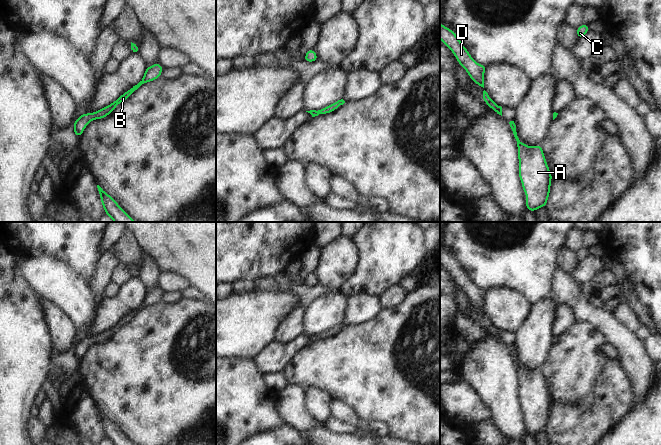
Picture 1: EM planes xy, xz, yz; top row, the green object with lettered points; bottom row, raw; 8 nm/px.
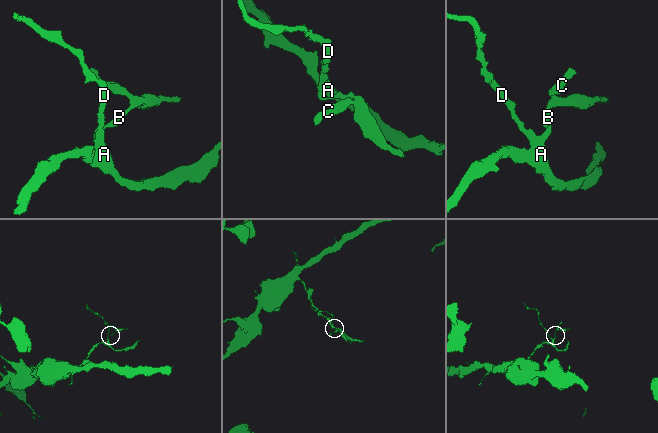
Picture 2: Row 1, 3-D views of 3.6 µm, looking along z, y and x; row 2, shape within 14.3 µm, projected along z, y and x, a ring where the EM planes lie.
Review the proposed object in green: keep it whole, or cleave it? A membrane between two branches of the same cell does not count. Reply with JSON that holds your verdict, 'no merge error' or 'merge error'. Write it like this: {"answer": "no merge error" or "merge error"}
{"answer": "no merge error"}

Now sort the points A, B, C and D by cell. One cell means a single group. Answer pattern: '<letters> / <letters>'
A B C D

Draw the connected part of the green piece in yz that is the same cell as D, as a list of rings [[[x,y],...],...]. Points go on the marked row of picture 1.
[[[440,23],[440,40],[452,51],[470,79],[484,88],[484,73],[487,66],[477,63],[453,30],[445,27],[442,23]]]

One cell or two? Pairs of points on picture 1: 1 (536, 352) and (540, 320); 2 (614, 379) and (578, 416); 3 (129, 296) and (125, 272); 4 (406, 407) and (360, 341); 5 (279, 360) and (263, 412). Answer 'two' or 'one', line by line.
1: one
2: one
3: two
4: one
5: two

